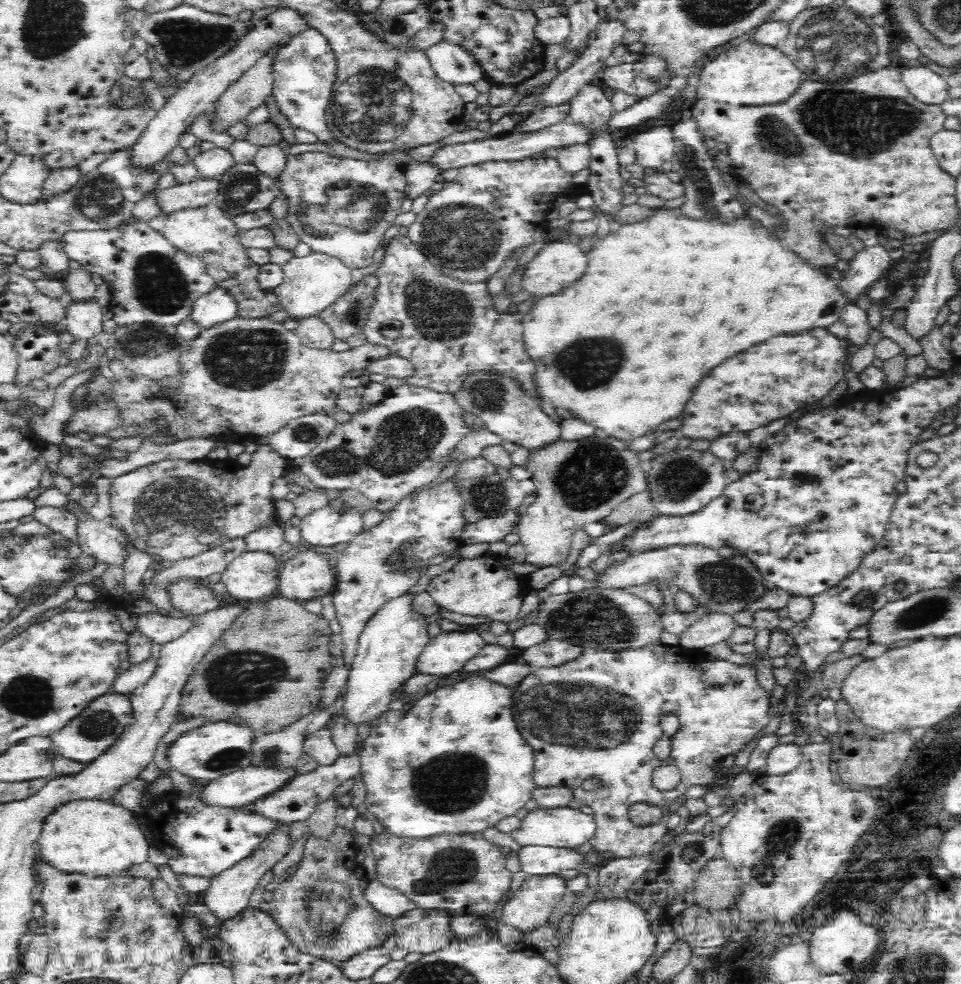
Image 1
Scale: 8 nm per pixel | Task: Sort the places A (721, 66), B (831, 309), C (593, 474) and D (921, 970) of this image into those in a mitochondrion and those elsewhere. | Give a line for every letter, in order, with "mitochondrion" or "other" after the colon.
A: other
B: other
C: mitochondrion
D: mitochondrion

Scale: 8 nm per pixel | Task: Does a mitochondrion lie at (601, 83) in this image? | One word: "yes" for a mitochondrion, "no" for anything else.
no

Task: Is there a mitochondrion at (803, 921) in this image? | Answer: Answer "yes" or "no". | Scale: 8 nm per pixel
no

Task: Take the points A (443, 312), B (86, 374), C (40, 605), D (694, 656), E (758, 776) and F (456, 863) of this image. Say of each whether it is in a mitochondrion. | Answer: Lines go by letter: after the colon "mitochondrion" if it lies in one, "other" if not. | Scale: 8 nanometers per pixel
A: mitochondrion
B: other
C: other
D: other
E: other
F: mitochondrion

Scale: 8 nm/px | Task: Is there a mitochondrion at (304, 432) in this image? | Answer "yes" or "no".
yes

